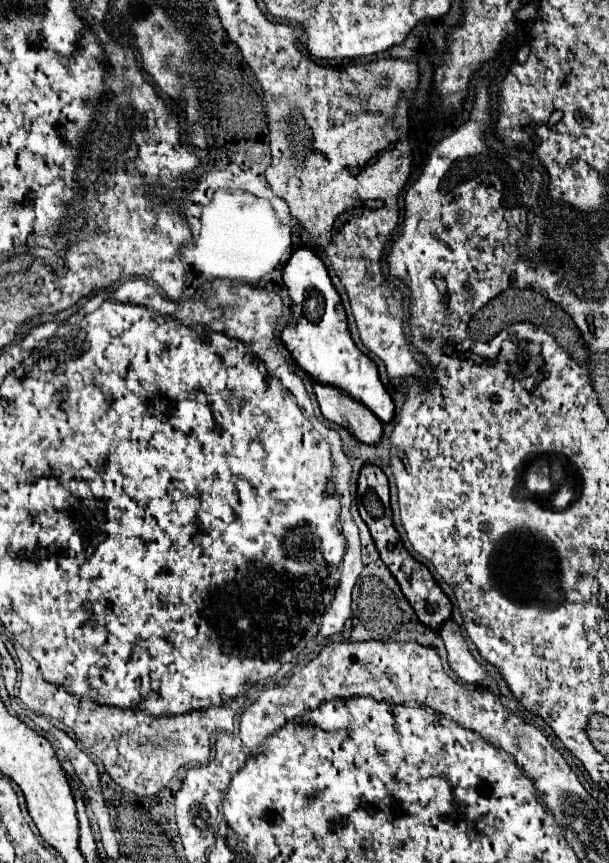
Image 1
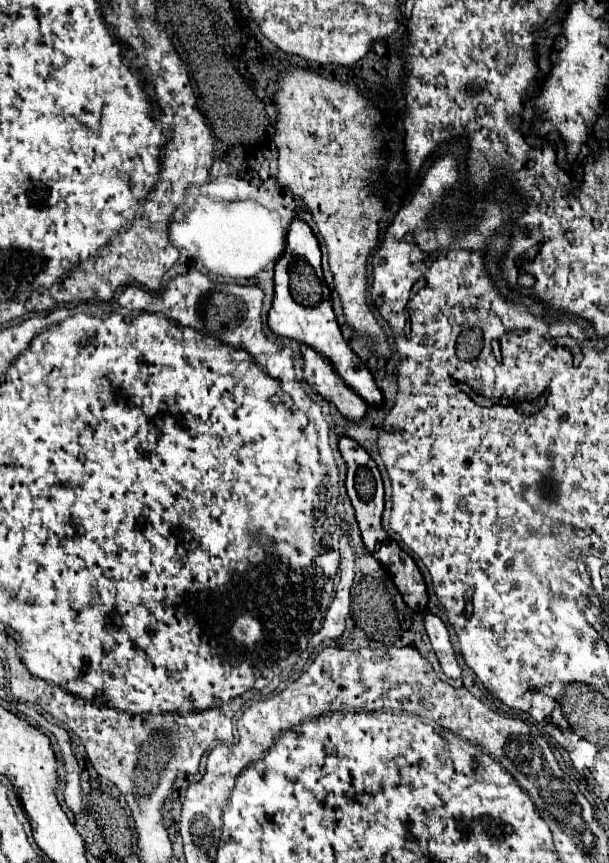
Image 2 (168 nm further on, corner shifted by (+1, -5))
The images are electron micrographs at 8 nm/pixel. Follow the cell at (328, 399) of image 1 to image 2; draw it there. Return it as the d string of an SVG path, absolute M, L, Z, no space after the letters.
M301 346L301 354L303 354L303 372L305 372L305 380L307 384L321 394L325 400L333 402L337 406L337 410L347 418L347 420L361 420L367 412L367 404L361 396L357 396L341 378L339 374L333 370L331 362L319 354L317 350L313 350L311 346Z

